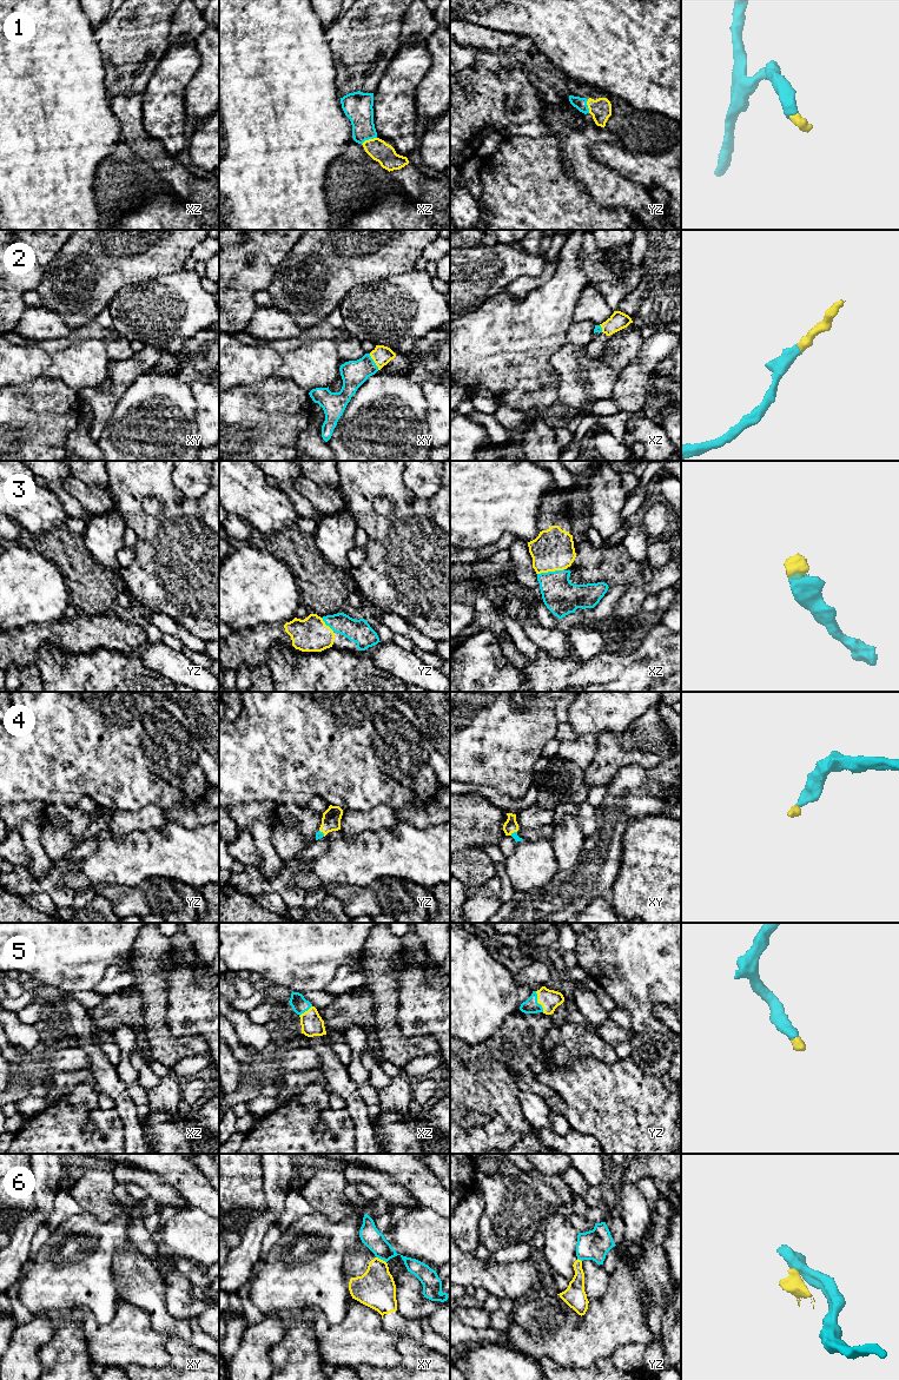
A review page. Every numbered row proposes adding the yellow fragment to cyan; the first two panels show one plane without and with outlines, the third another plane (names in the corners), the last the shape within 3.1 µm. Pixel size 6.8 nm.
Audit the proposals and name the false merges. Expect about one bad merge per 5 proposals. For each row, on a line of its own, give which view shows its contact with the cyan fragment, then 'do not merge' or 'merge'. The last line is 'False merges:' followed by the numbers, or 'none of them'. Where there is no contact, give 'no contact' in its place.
1: meets cyan in xz; merge
2: meets cyan in xy; merge
3: meets cyan in xz; merge
4: meets cyan in yz; merge
5: meets cyan in yz; merge
6: meets cyan in xy; do not merge
False merges: 6

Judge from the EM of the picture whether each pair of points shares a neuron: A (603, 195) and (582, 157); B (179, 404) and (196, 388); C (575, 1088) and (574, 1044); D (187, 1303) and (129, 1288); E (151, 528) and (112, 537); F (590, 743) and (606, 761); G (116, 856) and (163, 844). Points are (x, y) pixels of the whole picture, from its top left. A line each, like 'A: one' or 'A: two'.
A: one
B: two
C: two
D: two
E: two
F: two
G: one

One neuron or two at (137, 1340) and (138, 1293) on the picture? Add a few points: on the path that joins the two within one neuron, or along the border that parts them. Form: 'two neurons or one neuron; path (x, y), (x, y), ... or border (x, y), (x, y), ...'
two neurons; border (121, 1298), (143, 1308), (150, 1315), (154, 1329)

